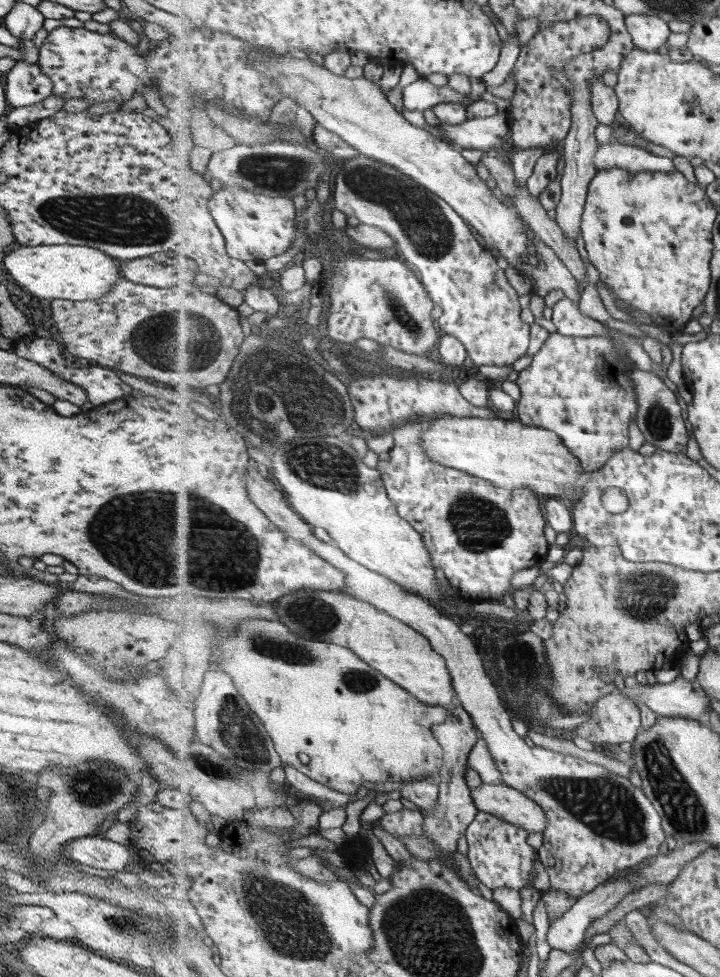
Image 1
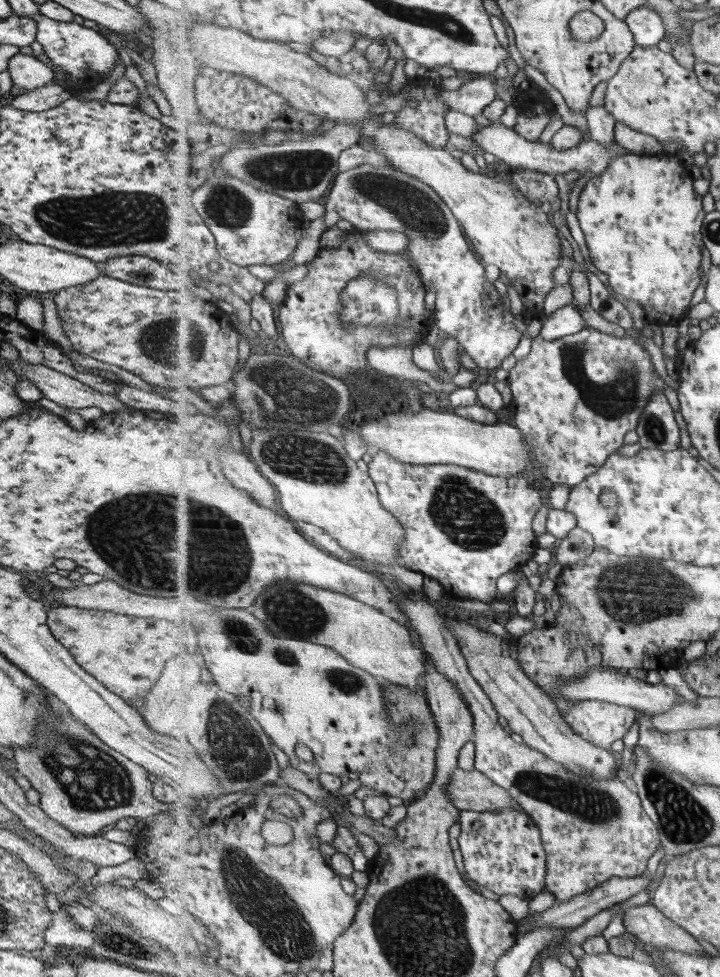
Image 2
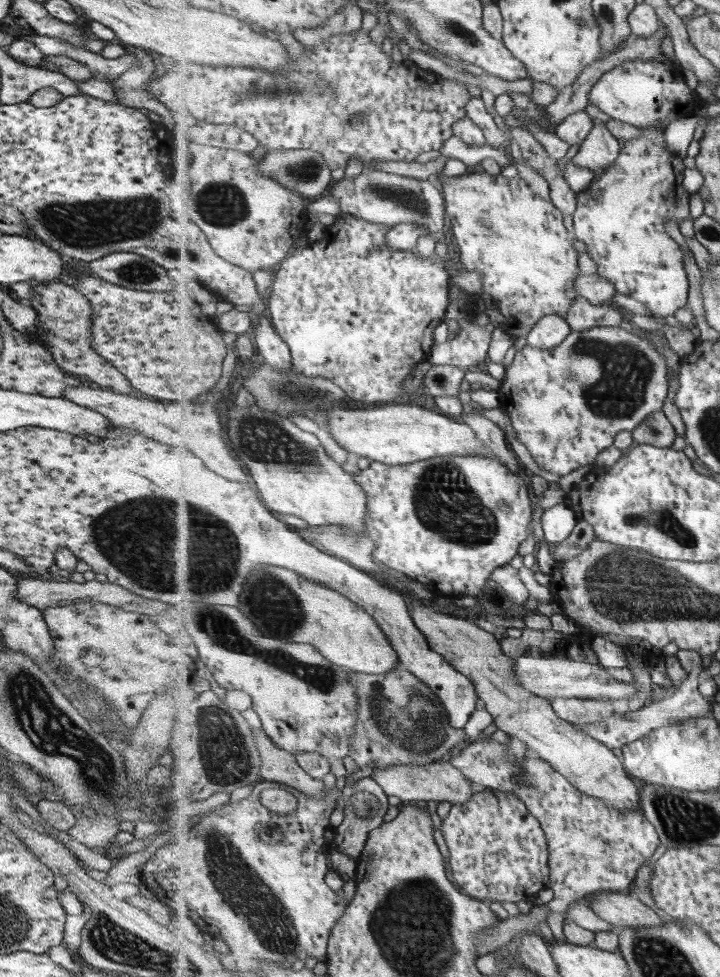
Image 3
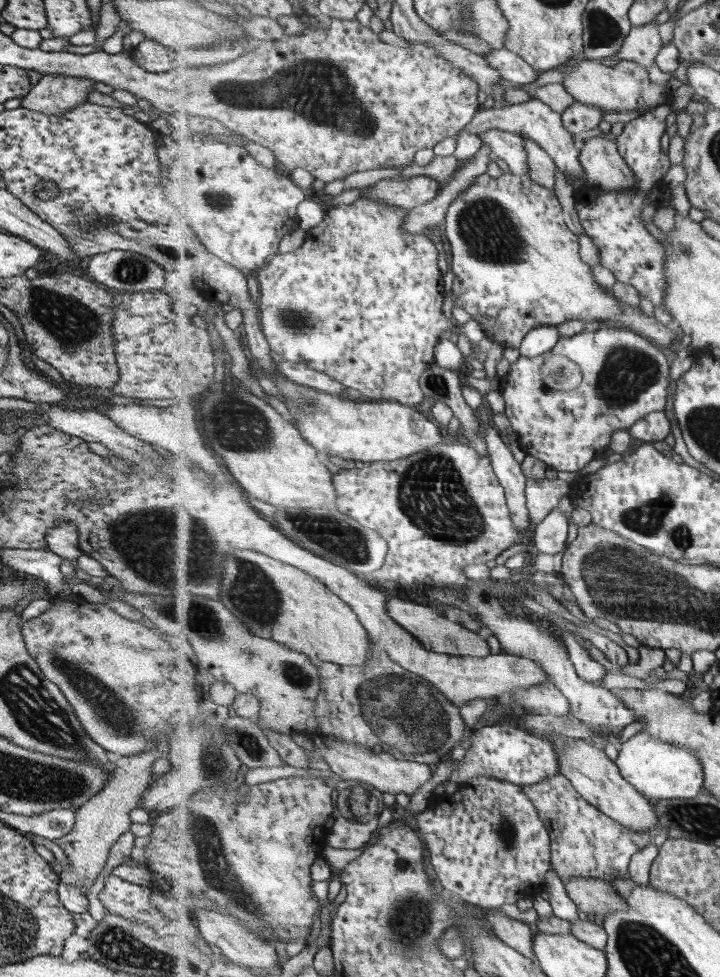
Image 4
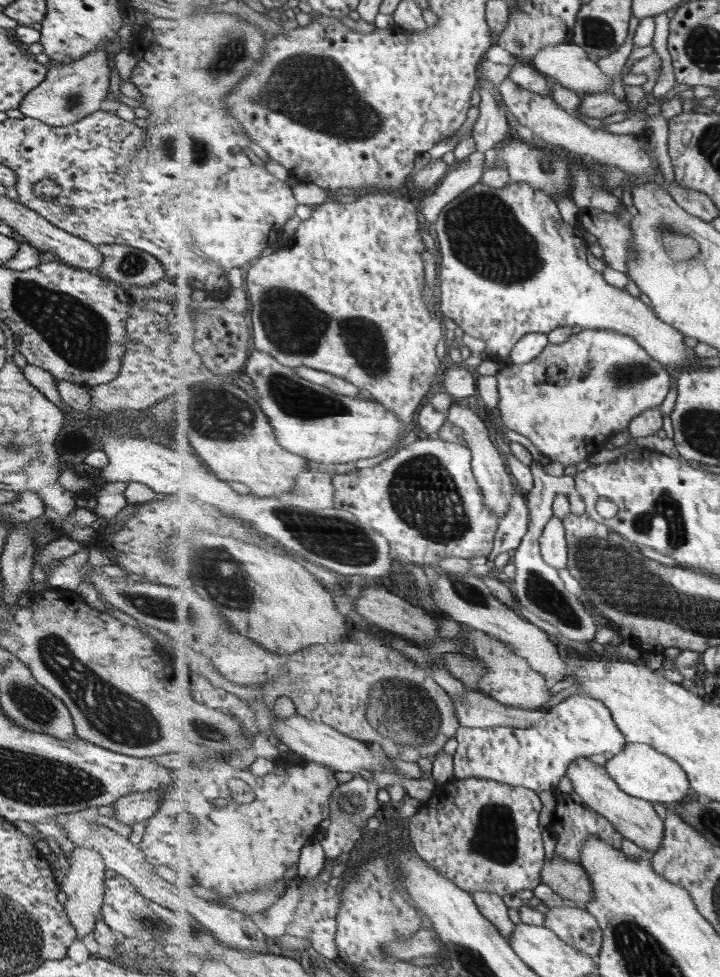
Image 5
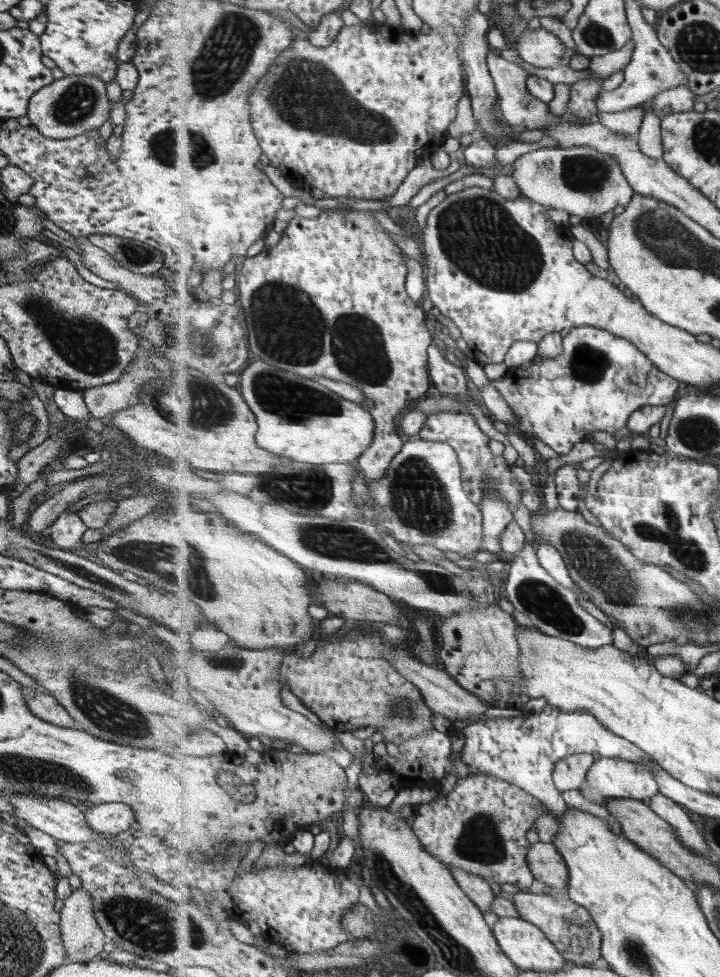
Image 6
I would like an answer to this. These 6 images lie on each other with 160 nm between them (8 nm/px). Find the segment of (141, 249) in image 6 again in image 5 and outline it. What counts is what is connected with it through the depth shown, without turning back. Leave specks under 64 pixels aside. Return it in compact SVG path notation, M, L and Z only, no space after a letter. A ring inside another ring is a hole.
M119 244L96 245L101 253L99 276L122 287L166 286L163 267L151 254Z

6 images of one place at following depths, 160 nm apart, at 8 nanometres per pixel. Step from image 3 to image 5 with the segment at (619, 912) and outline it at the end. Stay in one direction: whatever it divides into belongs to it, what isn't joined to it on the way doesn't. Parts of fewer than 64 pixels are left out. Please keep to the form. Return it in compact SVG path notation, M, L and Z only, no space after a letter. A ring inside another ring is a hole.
M556 853L551 859L546 859L542 870L542 882L568 904L585 907L594 902L593 881L586 868L556 856Z

